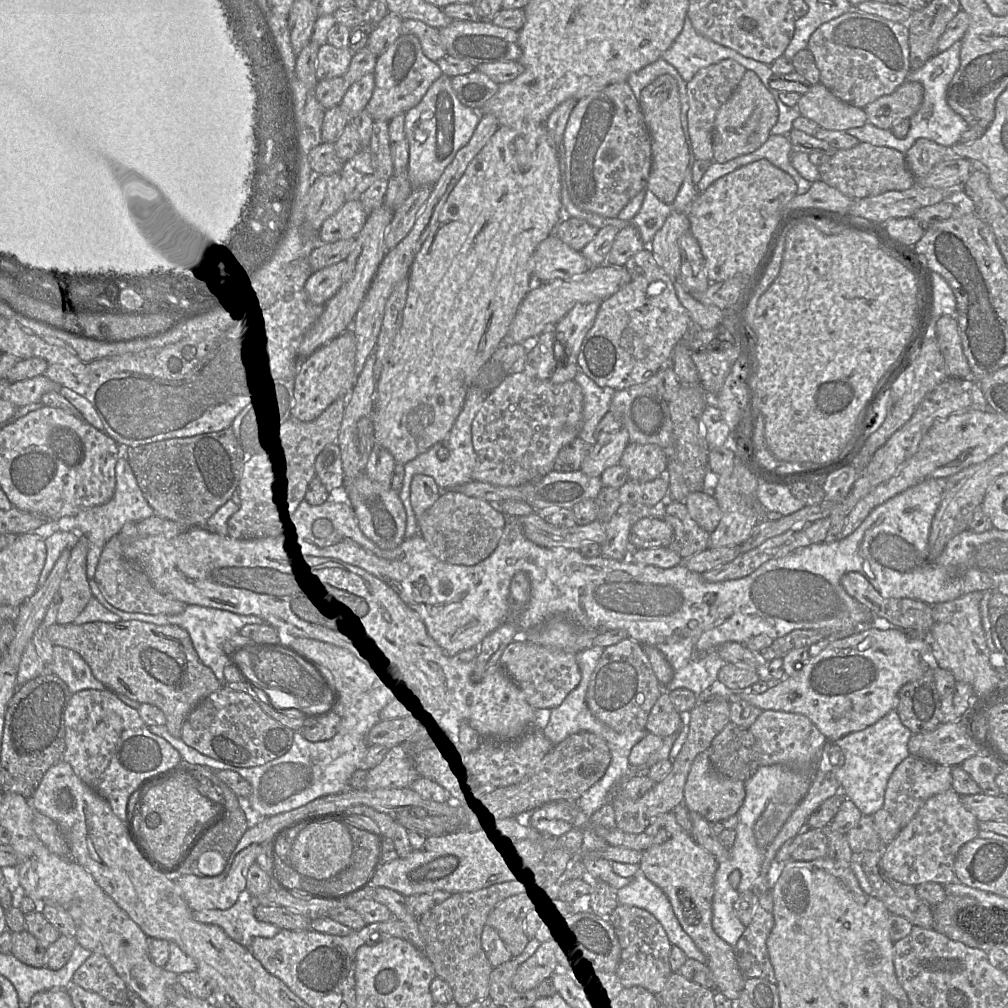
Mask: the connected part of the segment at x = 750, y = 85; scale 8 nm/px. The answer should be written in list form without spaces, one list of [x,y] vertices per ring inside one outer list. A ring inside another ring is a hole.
[[[747,70],[736,90],[717,112],[713,132],[714,161],[725,163],[760,148],[771,135],[778,115],[778,106],[771,92],[754,71]]]

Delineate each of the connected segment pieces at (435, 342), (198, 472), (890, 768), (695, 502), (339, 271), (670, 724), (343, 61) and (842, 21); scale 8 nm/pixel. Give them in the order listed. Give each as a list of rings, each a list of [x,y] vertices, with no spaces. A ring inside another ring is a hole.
[[[528,123],[523,126],[499,126],[482,150],[468,164],[445,204],[436,224],[417,253],[408,275],[409,285],[400,329],[393,341],[383,369],[376,380],[374,406],[371,413],[374,445],[388,449],[403,464],[427,451],[432,445],[447,438],[464,403],[468,388],[473,384],[482,366],[491,358],[498,346],[507,339],[509,326],[527,292],[534,285],[532,257],[537,246],[555,232],[561,220],[561,163],[558,146],[550,136],[545,123]]]
[[[228,427],[127,447],[121,456],[129,462],[155,516],[194,527],[206,526],[208,519],[231,498],[240,479],[243,448]]]
[[[893,709],[867,728],[851,732],[834,743],[844,755],[844,762],[837,772],[837,779],[844,796],[850,799],[862,815],[873,816],[884,805],[888,780],[896,768],[910,755],[908,741],[912,732],[901,723],[898,712]]]
[[[703,491],[691,492],[683,502],[691,518],[706,532],[710,534],[717,528],[722,512],[713,495]]]
[[[346,260],[313,272],[305,283],[309,301],[315,305],[325,305],[340,288],[346,272]]]
[[[663,691],[648,715],[645,730],[664,738],[678,732],[681,725],[682,715],[675,709],[668,692]]]
[[[328,43],[319,46],[316,64],[318,81],[344,76],[352,55],[349,48],[336,48]]]
[[[854,8],[820,25],[810,36],[808,49],[820,71],[820,83],[858,108],[893,93],[911,71],[908,27]]]

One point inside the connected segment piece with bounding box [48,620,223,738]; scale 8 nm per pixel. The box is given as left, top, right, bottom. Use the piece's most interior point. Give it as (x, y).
(157, 665)

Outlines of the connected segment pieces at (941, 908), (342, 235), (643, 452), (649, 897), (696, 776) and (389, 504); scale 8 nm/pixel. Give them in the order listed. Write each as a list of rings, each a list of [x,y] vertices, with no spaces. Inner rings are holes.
[[[947,895],[944,901],[936,906],[931,906],[933,909],[933,929],[968,947],[988,951],[994,946],[986,946],[980,943],[973,935],[958,925],[957,914],[959,911],[973,905],[978,905],[978,901],[972,896]]]
[[[360,200],[345,201],[342,207],[327,218],[320,230],[320,243],[354,239],[362,230],[368,213]]]
[[[628,443],[619,464],[625,468],[628,479],[649,482],[665,475],[667,457],[656,444]]]
[[[640,869],[632,881],[617,890],[619,904],[634,906],[651,913],[663,927],[671,945],[680,948],[687,958],[706,963],[706,957],[683,930],[666,894],[648,880]]]
[[[708,750],[697,755],[691,766],[683,791],[683,804],[689,812],[697,812],[709,822],[722,821],[737,814],[744,798],[743,781],[730,779],[717,773],[711,765]]]
[[[365,473],[345,480],[343,487],[356,514],[363,534],[383,549],[395,549],[405,539],[406,513],[398,491],[389,484],[369,479]]]

